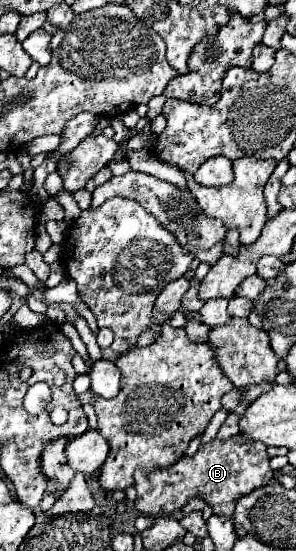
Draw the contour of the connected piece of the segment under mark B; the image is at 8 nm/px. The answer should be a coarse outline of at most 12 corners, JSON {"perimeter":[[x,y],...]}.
{"perimeter":[[215,438],[169,468],[135,470],[135,508],[169,516],[191,498],[233,518],[273,478],[261,442]]}

